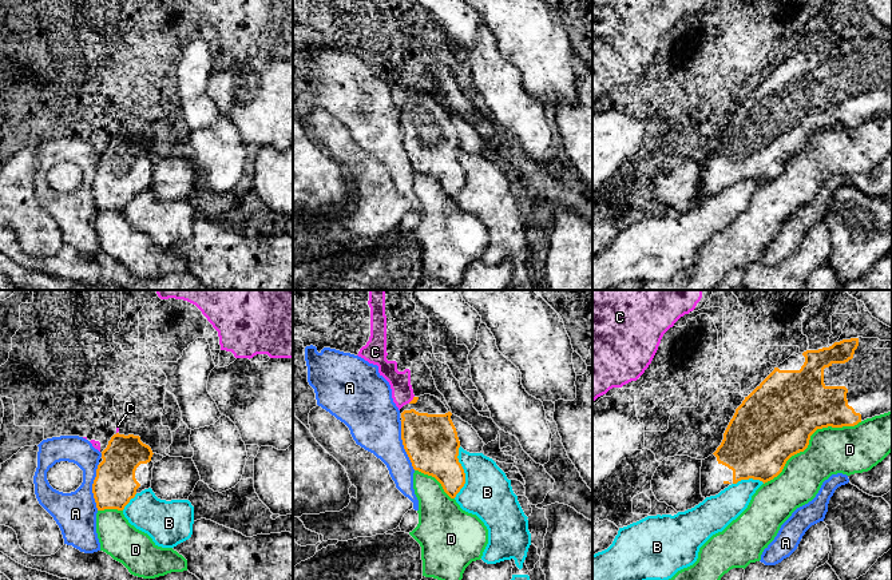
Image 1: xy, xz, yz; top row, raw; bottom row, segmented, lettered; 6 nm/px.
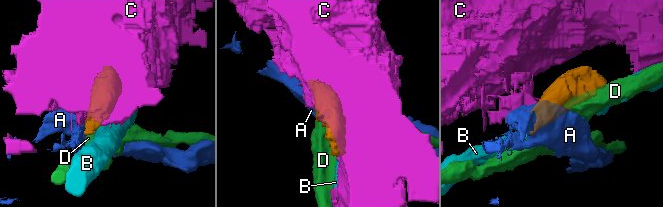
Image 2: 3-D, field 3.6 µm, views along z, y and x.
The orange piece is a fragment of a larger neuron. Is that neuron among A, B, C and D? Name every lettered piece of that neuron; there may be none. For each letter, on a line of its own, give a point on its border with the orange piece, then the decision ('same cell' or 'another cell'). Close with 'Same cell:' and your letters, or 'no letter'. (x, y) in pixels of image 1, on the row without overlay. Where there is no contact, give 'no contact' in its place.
A: contact xz (403, 144); another cell
B: contact xz (463, 173); another cell
C: contact xz (412, 100); another cell
D: contact yz (809, 139); another cell
Same cell: no letter

